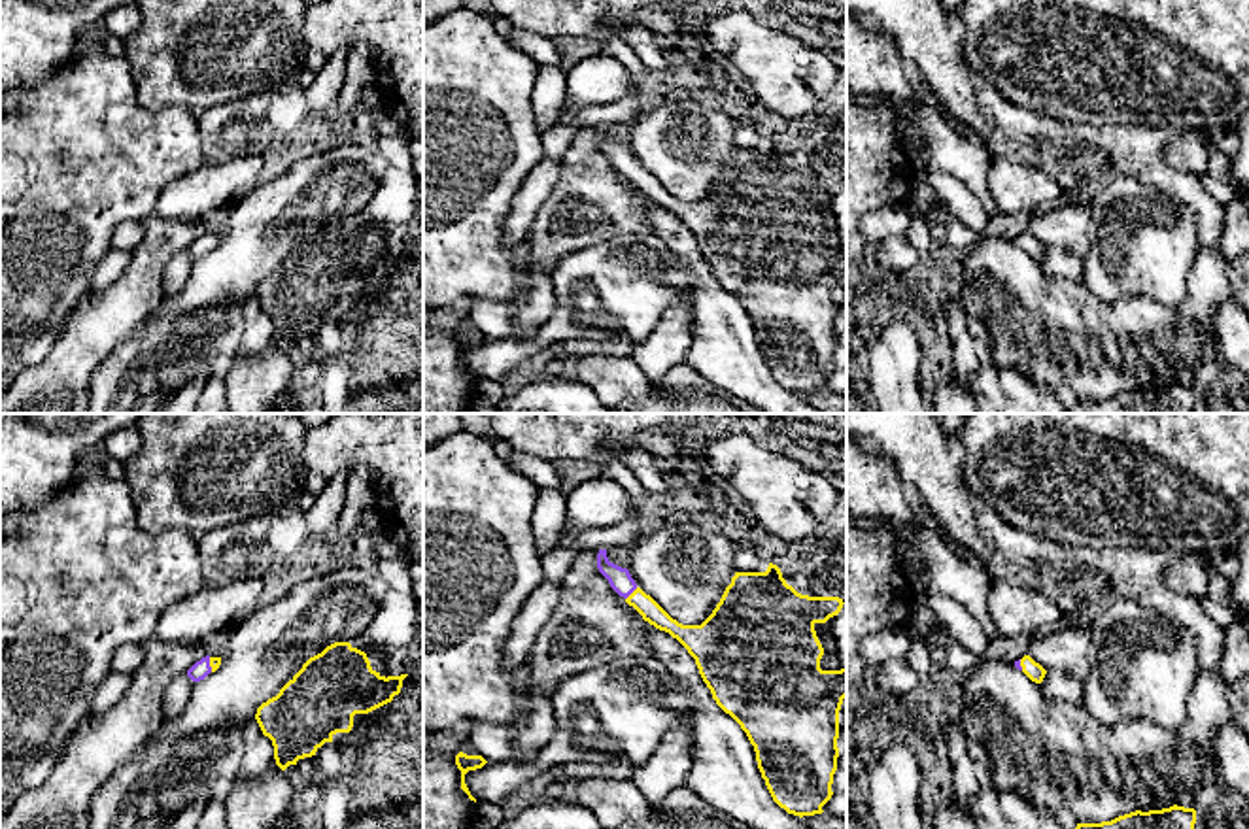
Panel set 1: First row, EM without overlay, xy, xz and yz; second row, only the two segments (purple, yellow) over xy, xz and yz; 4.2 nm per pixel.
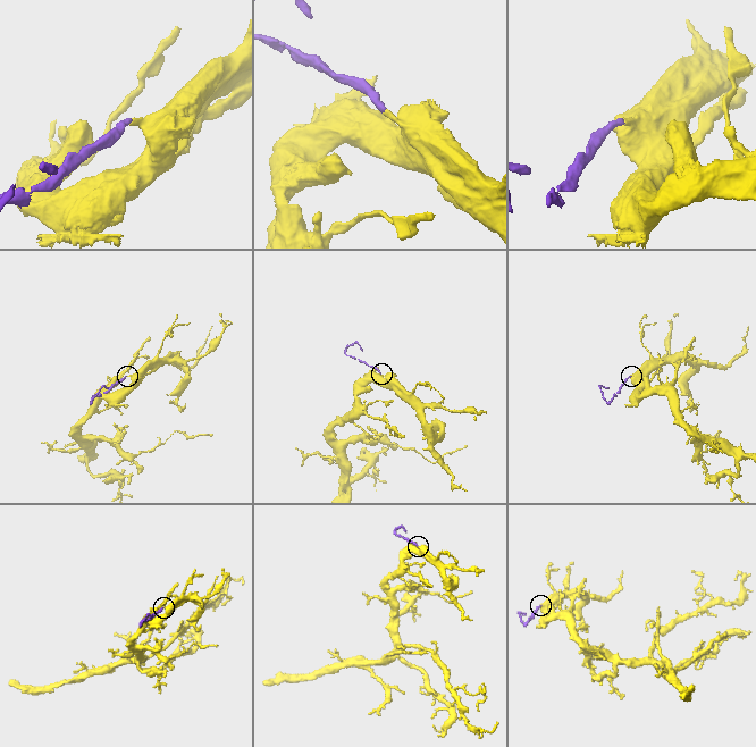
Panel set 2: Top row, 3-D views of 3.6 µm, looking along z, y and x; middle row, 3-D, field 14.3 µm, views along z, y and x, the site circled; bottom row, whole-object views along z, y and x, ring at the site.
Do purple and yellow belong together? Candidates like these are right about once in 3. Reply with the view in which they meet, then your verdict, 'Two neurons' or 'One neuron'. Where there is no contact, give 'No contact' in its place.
Touches purple in xz. One neuron

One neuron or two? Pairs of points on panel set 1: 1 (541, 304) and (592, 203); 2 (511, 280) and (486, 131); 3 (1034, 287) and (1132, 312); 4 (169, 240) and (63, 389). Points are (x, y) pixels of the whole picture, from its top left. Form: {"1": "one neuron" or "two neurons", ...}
{"1": "one neuron", "2": "one neuron", "3": "one neuron", "4": "one neuron"}

